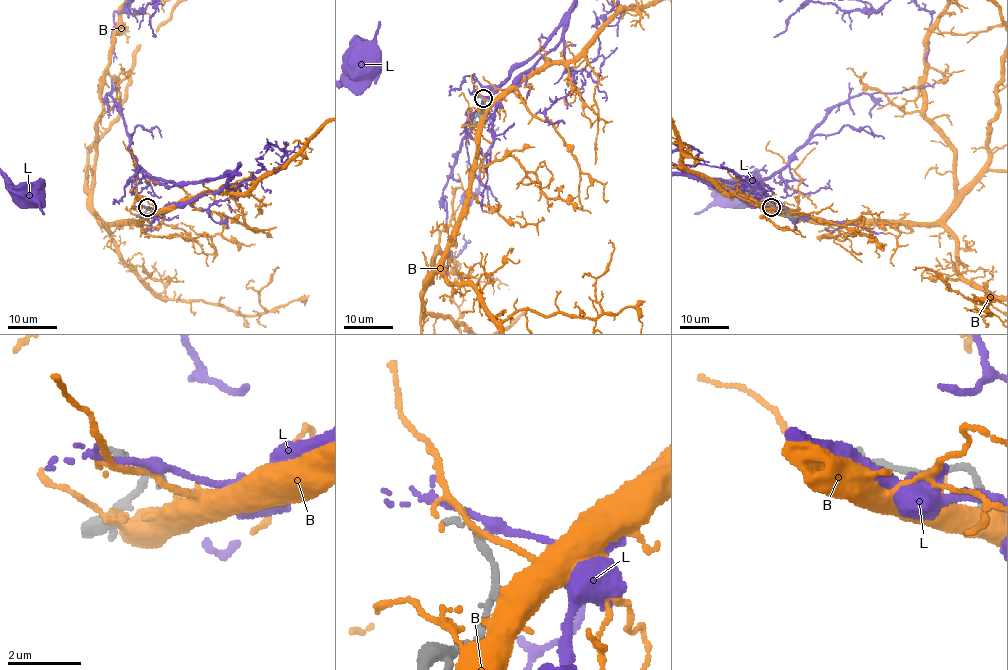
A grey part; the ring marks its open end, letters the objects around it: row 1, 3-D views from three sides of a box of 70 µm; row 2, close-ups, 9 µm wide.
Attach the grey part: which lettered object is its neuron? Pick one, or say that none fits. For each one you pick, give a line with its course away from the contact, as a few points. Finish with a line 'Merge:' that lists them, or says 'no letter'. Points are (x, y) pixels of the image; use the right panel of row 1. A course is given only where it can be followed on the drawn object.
Merge: L

